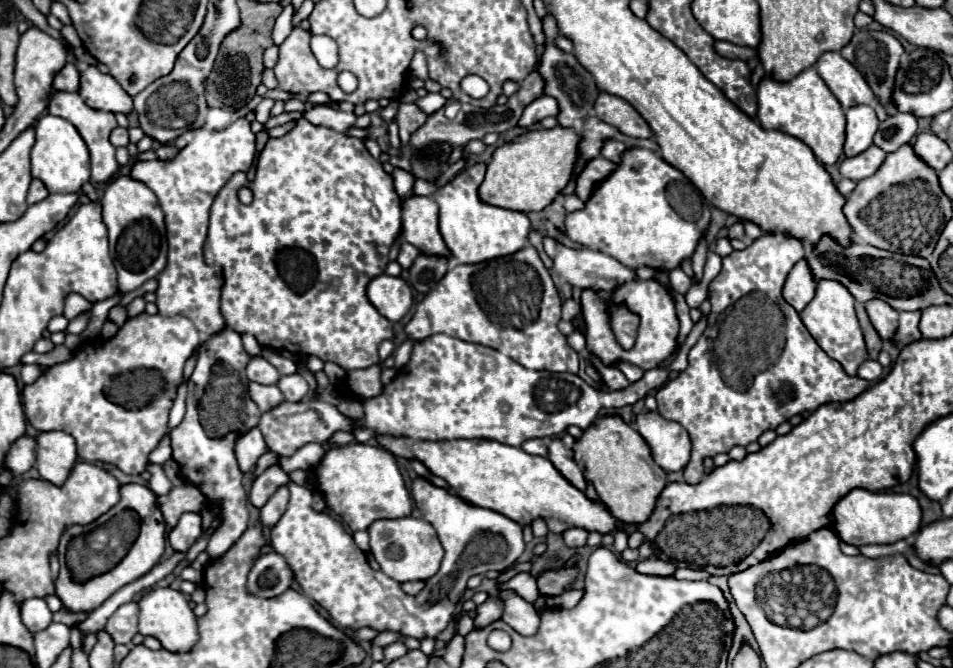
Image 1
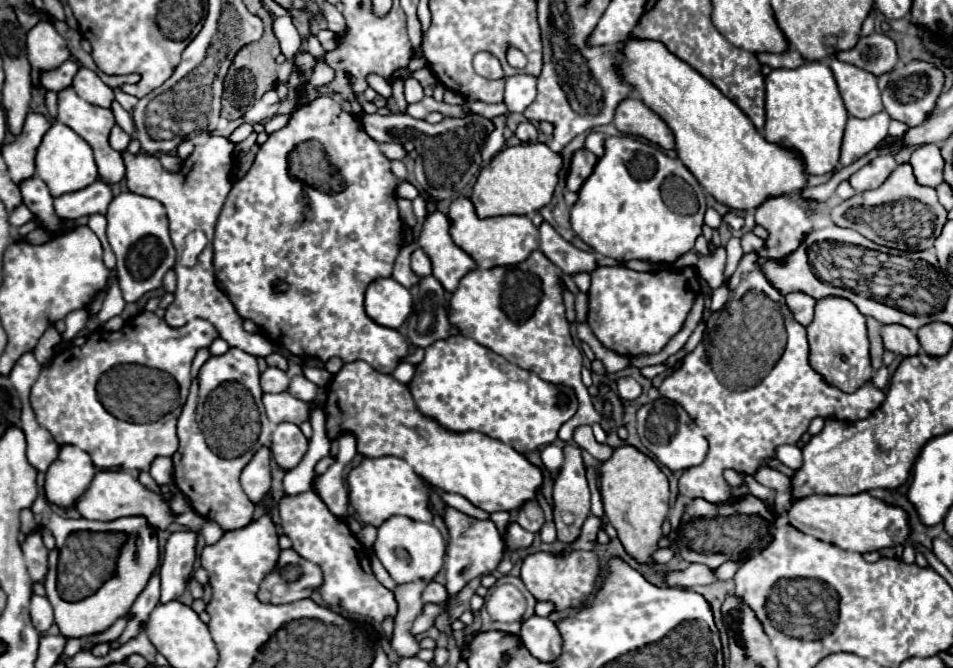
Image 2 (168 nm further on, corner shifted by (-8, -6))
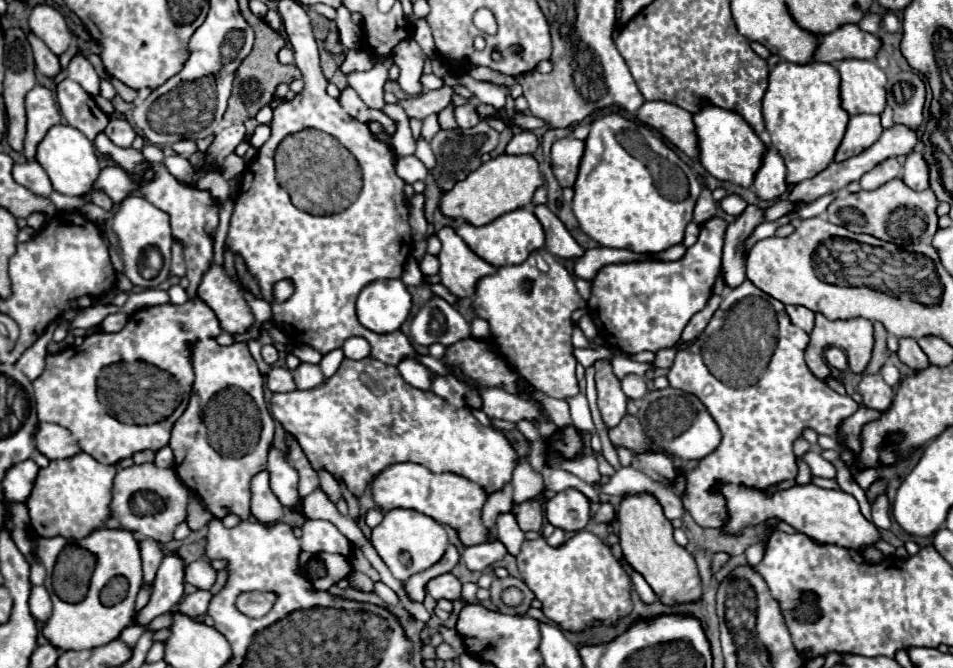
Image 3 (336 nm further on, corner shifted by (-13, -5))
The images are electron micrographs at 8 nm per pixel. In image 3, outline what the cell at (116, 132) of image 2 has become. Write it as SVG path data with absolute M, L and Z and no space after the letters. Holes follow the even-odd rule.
M111 118L107 128L105 128L105 134L109 136L109 140L115 146L121 146L121 148L129 148L131 142L135 140L135 136L137 136L135 128L123 118Z

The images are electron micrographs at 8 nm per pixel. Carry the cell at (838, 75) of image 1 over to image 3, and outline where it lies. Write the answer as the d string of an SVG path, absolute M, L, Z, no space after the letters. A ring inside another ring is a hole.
M841 60L837 62L837 70L841 74L841 106L847 110L847 114L881 114L885 108L885 86L887 76L877 66L875 60Z

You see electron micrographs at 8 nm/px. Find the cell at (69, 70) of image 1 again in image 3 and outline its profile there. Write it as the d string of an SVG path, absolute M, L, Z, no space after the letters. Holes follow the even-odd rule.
M33 32L27 34L27 40L31 44L37 70L41 74L45 74L45 76L57 76L57 72L59 72L59 58Z

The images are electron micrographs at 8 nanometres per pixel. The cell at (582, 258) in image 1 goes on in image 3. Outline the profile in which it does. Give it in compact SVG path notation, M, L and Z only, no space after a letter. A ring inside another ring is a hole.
M537 204L533 208L533 214L537 216L537 220L541 222L543 230L545 230L545 248L559 258L579 258L583 256L583 248L573 240L573 236L569 234L569 230L563 226L563 222L545 206L545 204Z

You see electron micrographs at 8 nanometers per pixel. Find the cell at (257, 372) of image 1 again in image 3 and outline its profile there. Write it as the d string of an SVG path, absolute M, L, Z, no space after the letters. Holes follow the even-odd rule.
M271 368L271 372L267 374L267 388L271 392L291 392L295 390L295 382L293 382L293 374L289 368Z

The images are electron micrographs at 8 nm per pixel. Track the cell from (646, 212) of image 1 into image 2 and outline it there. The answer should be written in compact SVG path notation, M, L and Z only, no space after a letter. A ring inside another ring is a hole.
M608 137L606 153L598 159L592 175L586 179L582 189L578 191L578 201L572 207L570 223L574 233L590 245L594 251L602 253L604 257L612 257L618 261L650 261L650 263L674 263L678 257L694 249L696 239L702 235L704 227L704 211L706 203L702 199L704 191L696 177L684 167L680 159L672 159L658 151L658 147L648 145L636 137ZM668 177L682 179L682 215L674 213L662 197L662 183Z

